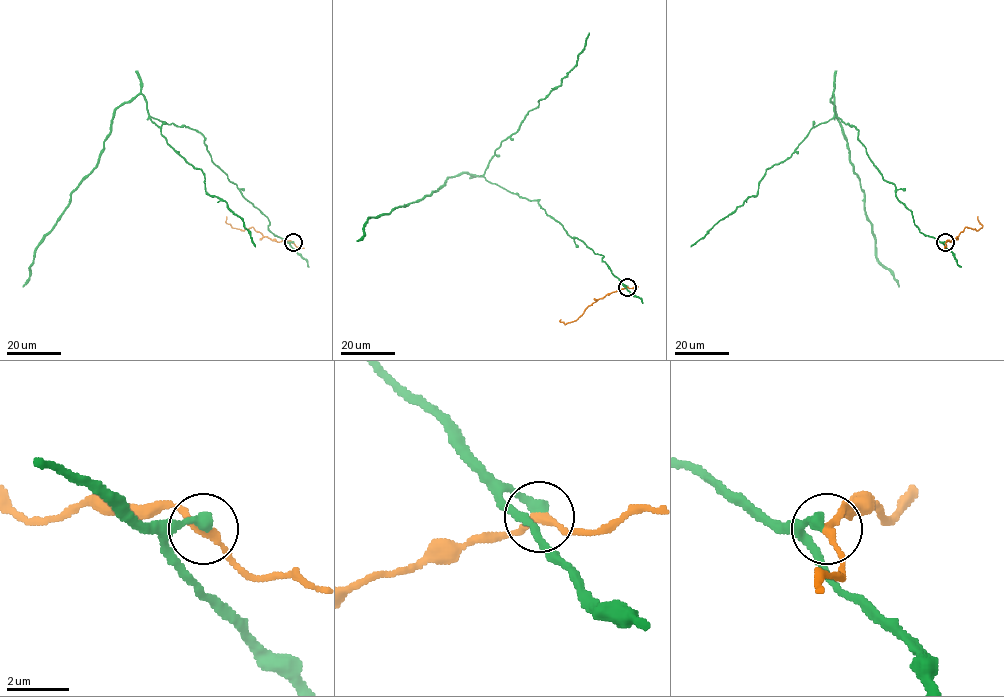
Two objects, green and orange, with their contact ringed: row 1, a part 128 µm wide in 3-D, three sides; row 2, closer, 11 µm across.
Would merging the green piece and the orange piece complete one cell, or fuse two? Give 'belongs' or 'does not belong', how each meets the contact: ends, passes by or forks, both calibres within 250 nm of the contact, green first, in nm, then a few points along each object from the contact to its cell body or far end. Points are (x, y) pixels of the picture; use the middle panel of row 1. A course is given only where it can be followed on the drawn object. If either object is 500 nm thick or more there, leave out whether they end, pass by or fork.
does not belong | green ends | orange passes by | 360/240 nm | green via (627, 286), (603, 256), (571, 237), (538, 200), (475, 175), (449, 177), (431, 194), (369, 218), (357, 241) | orange via (627, 287), (590, 305), (576, 320), (565, 324), (560, 319)

